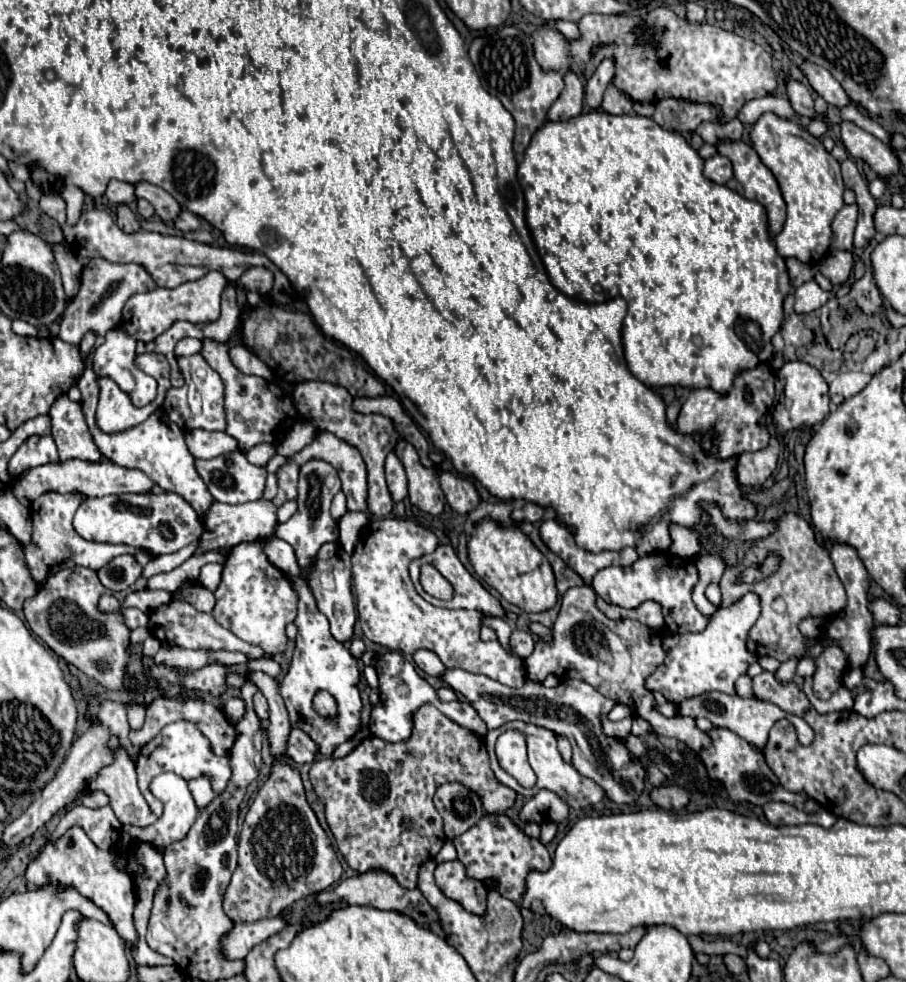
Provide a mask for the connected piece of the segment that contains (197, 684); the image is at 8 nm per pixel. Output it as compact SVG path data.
M208 665L200 671L188 671L188 675L184 677L184 685L188 689L196 689L196 691L220 697L226 689L224 675L226 671L222 665Z

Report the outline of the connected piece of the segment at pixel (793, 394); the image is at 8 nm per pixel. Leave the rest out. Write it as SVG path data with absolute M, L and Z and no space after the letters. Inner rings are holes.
M788 361L778 371L778 375L782 375L786 379L784 393L792 401L786 411L774 411L778 433L796 429L796 427L814 427L814 425L822 423L826 419L826 415L830 413L830 393L828 393L828 383L822 379L820 371L804 361Z

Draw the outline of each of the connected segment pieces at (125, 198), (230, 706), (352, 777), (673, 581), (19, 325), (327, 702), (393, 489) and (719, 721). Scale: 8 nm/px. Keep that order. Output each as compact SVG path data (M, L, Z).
M110 181L110 183L108 183L108 189L106 189L106 197L108 197L112 203L128 205L128 203L136 201L136 197L134 197L134 185L122 183L122 181Z
M230 697L224 703L224 713L226 713L230 723L236 723L244 715L244 703L242 703L242 699L240 697Z
M422 705L422 709L418 709L413 715L413 723L412 737L408 741L386 743L374 735L368 735L348 757L344 759L324 757L324 759L318 759L310 769L312 785L316 793L320 795L320 799L324 801L328 827L346 863L358 873L382 869L390 873L400 885L406 885L406 889L416 887L420 865L432 859L430 855L432 839L434 839L434 855L446 843L444 829L440 825L440 815L432 803L434 791L440 785L450 783L450 781L462 783L464 787L468 787L472 793L476 793L482 799L486 813L504 813L516 803L516 793L504 787L494 777L490 763L488 763L484 741L480 737L472 735L464 727L450 721L434 705Z
M656 553L640 557L630 567L606 567L598 571L592 587L602 599L620 607L638 607L644 599L658 601L664 611L666 629L670 633L700 633L710 617L702 615L690 599L696 579L698 571L692 559L682 559L672 553Z
M16 319L16 321L12 323L12 329L14 329L14 333L16 333L16 335L24 335L24 337L34 337L34 335L38 333L38 329L36 329L36 327L32 327L30 323L20 321L20 319Z
M320 691L320 693L316 693L316 697L314 697L314 709L320 713L320 715L334 715L336 713L336 701L334 701L334 697L330 697L330 693L326 693L326 691Z
M394 451L386 457L386 481L394 501L402 501L408 495L408 477Z
M710 691L710 693L702 693L698 697L690 697L690 699L684 699L682 703L678 703L678 715L690 715L690 717L708 717L716 727L726 727L730 729L732 733L740 735L742 739L746 739L750 745L754 745L758 751L764 749L766 745L766 739L768 739L768 731L770 727L786 717L794 727L796 727L796 733L798 733L798 741L802 745L810 745L810 741L814 739L814 731L810 729L810 725L806 721L802 721L802 717L796 717L792 713L786 713L782 711L778 705L774 703L766 703L766 701L760 701L760 699L744 699L744 697L738 697L738 695L726 695L726 693L718 693L718 691Z

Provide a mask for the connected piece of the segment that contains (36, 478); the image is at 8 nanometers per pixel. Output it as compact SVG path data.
M72 459L66 463L42 465L42 467L26 471L24 477L14 483L12 491L24 505L28 505L30 501L34 501L36 497L48 491L58 491L58 493L78 491L86 497L104 497L104 495L122 495L122 493L150 493L152 487L154 487L154 481L150 481L150 477L146 477L146 473L138 469L118 467L116 463L108 459L102 459L98 463L86 463L86 461Z

